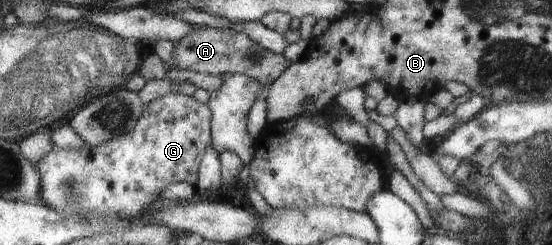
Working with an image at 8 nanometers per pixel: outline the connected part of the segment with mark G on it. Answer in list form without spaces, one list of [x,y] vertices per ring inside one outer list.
[[[167,93],[144,105],[138,114],[136,125],[127,133],[101,143],[69,151],[56,147],[35,163],[41,177],[39,203],[59,211],[59,215],[85,215],[85,211],[97,211],[99,215],[119,213],[133,217],[139,211],[162,201],[161,191],[169,183],[185,181],[194,186],[198,177],[199,163],[205,147],[210,141],[210,110],[206,104],[198,103],[194,97],[179,93]]]

